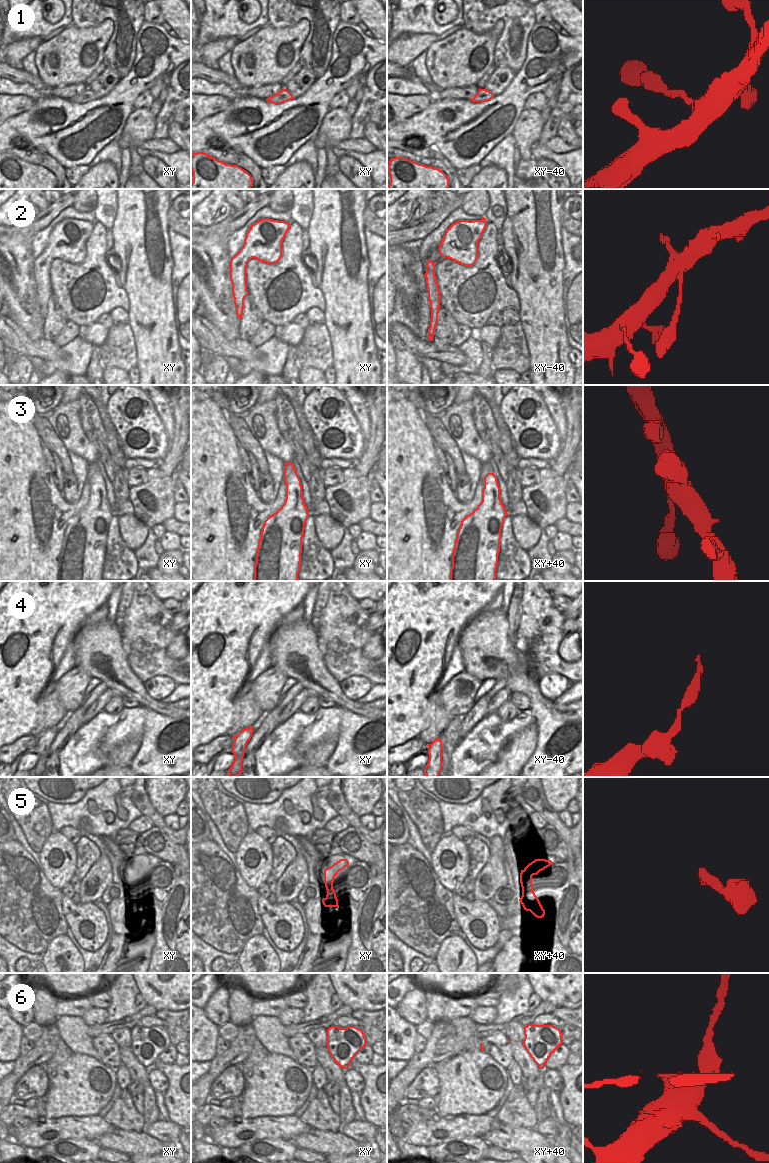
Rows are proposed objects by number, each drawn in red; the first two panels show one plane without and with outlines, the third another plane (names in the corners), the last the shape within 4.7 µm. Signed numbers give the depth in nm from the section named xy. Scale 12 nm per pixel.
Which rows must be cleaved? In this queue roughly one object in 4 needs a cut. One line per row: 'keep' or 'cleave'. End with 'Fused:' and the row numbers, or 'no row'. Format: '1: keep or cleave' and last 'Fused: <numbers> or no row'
1: keep
2: keep
3: keep
4: keep
5: cleave
6: cleave
Fused: 5, 6

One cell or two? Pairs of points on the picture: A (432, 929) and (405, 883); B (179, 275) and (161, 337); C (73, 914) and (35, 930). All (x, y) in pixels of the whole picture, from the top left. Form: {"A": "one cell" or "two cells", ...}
{"A": "one cell", "B": "two cells", "C": "two cells"}

